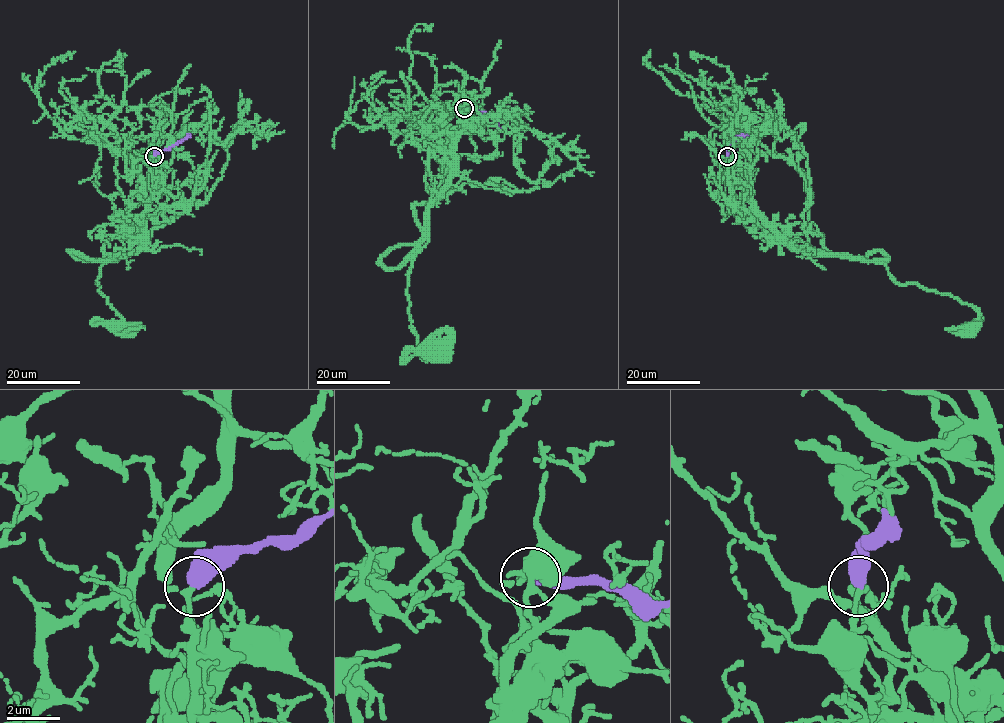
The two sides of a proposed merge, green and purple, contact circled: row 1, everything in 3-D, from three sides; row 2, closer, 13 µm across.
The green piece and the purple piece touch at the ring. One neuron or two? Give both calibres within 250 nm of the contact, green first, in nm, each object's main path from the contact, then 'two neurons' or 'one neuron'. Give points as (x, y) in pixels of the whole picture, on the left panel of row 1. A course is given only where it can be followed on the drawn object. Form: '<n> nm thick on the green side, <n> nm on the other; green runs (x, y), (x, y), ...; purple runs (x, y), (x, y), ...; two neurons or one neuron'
220 nm thick on the green side, 550 nm on the other; green runs (154, 156), (154, 173), (143, 183), (145, 237), (132, 251), (102, 263), (97, 279), (107, 302), (129, 327); purple runs (154, 156), (191, 133); two neurons

